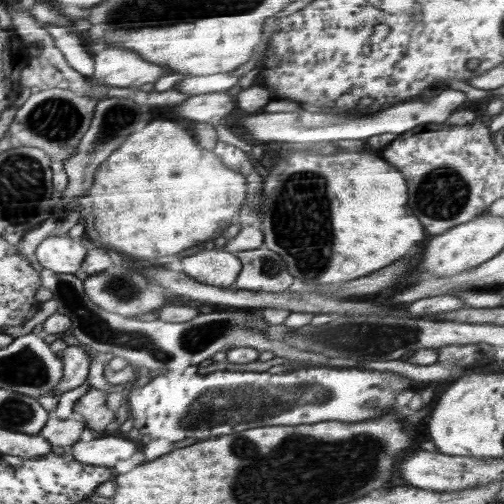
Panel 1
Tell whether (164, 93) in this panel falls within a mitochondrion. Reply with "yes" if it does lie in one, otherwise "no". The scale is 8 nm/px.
no

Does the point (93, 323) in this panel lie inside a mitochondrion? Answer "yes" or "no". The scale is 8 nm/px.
yes

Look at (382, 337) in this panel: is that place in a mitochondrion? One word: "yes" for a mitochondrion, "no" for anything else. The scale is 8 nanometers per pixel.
yes

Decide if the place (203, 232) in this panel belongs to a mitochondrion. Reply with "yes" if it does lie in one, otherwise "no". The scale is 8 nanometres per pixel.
no

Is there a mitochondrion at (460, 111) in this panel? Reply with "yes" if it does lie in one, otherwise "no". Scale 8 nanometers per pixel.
no

